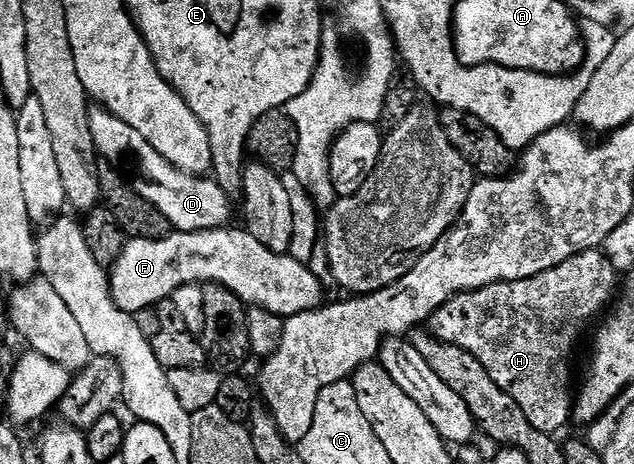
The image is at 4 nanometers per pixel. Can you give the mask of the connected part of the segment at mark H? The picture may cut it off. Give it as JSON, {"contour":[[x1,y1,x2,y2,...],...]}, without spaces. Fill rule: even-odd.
{"contour":[[591,250,588,252,581,252,576,254,572,258,568,258,568,262,560,262,560,266,556,266,552,270,544,270,544,274,536,274,532,278,527,280,517,280,516,282,500,282,499,284,493,284,492,286,484,286,483,288,477,288,471,292,461,292,459,296,454,296,448,302,444,302,444,306,440,306,440,310,436,310,429,318,428,328,429,331,438,339,448,342,452,346,460,346,460,350,468,350,468,354,472,354,478,361,484,366,484,370,488,370,488,374,492,378,492,382,496,382,496,386,500,386,500,390,504,390,504,394,508,394,515,402,516,406,520,406,520,410,524,410,524,418,528,418,528,422,532,426,536,426,536,430,541,432,549,432,551,434,558,434,558,431,565,426,566,423,571,423,572,420,572,409,574,407,574,396,572,395,572,388,570,392,570,359,574,356,574,347,578,344,578,339,582,336,582,331,586,328,586,323,601,310,602,307,609,305,611,301,615,299,616,296,616,284,614,288,614,275,616,275,616,269,613,264,610,263,605,251,602,250]]}

